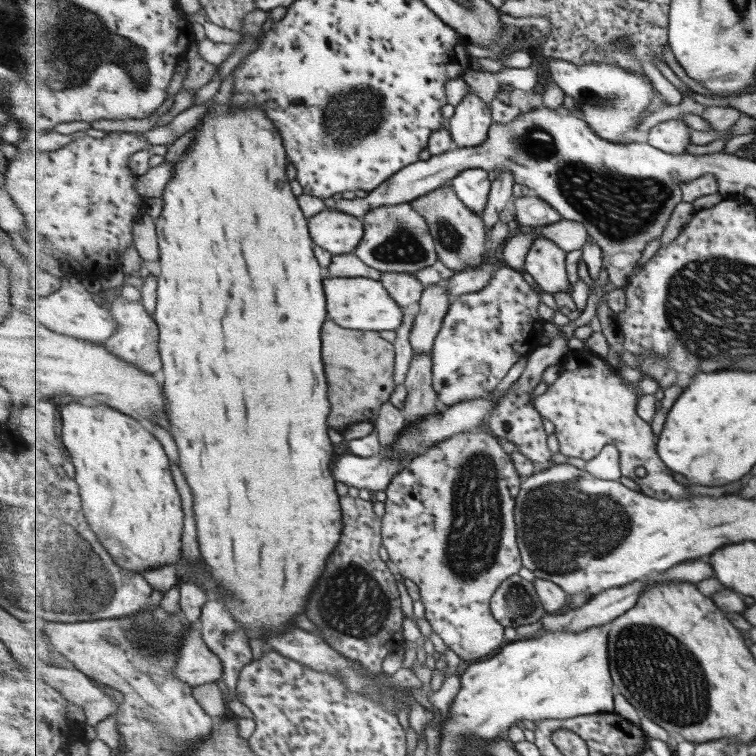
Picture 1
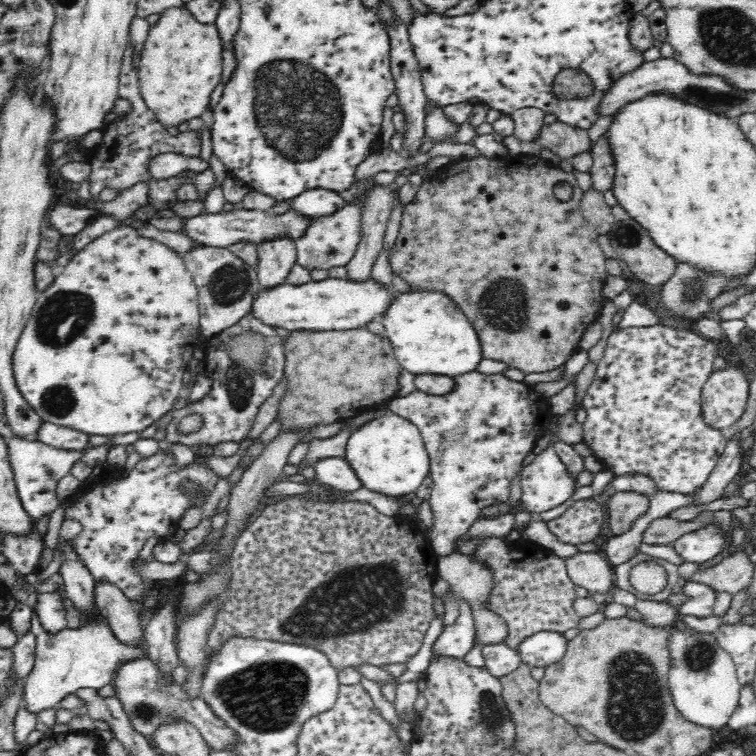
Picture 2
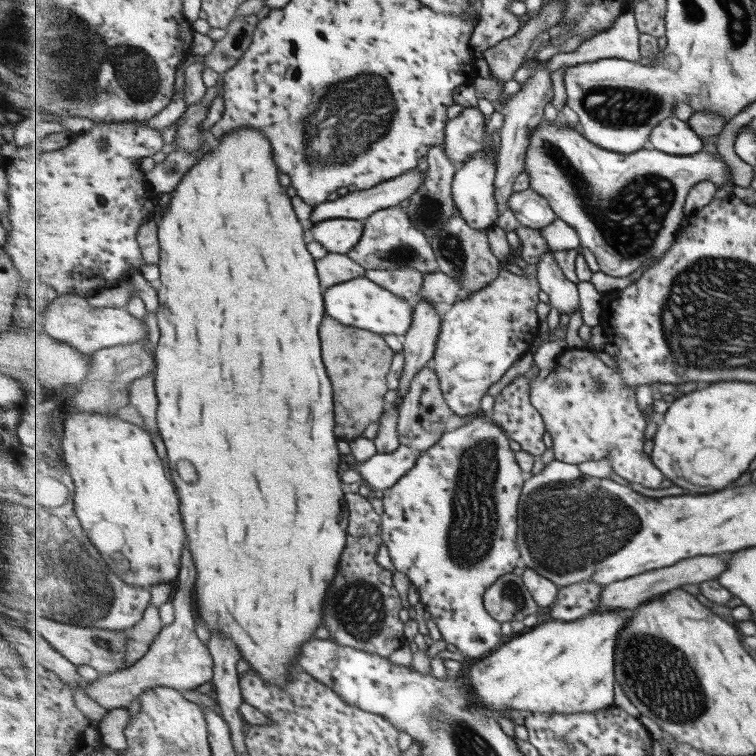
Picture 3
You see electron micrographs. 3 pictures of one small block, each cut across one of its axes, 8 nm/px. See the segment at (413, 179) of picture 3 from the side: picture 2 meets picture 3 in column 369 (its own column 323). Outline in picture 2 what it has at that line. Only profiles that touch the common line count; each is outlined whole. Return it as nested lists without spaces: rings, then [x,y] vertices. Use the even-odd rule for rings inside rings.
[[[324,188],[305,190],[291,198],[292,211],[300,212],[310,218],[330,216],[340,210],[346,201],[336,192]]]

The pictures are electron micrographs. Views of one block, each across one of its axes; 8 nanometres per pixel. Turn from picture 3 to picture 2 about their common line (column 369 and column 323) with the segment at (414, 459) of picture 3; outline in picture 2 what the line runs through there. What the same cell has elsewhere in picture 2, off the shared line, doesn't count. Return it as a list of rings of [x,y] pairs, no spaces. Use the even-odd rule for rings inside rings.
[[[326,458],[315,465],[315,476],[321,485],[335,490],[354,492],[363,487],[356,471],[345,458]]]

